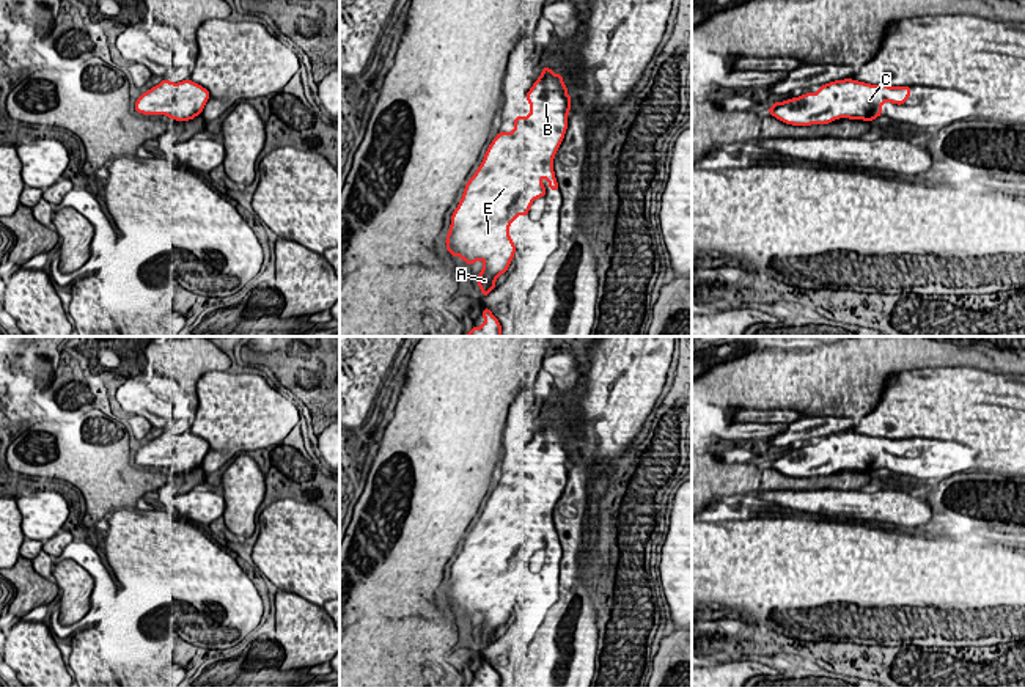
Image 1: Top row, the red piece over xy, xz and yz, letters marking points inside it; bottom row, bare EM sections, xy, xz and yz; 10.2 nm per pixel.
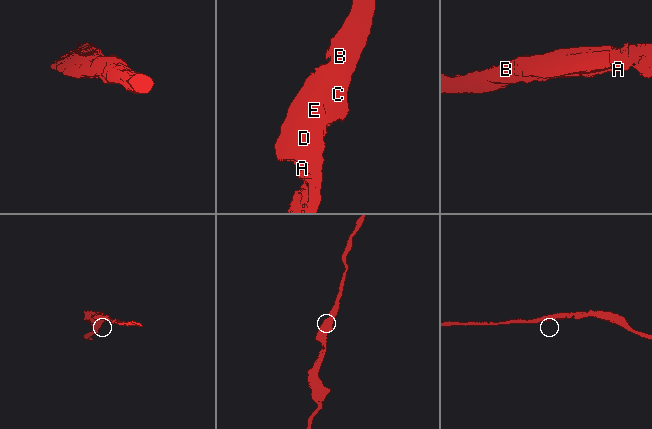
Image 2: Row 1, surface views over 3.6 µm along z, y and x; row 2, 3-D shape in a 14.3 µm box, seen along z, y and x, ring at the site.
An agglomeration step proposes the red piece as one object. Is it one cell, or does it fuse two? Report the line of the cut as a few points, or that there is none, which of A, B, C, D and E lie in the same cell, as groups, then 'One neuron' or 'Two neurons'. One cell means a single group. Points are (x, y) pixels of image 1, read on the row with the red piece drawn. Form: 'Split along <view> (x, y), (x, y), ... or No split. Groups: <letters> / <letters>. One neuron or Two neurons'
No split. Groups: A B C D E. One neuron

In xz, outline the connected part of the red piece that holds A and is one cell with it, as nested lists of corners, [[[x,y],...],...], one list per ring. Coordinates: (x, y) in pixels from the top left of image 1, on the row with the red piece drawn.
[[[547,66],[527,93],[530,102],[528,116],[514,118],[512,132],[498,132],[489,145],[486,156],[468,179],[464,195],[451,215],[451,226],[445,239],[446,250],[454,258],[462,258],[468,266],[481,259],[481,269],[476,283],[486,297],[495,289],[495,280],[508,270],[516,253],[516,244],[509,237],[509,225],[517,215],[528,215],[530,206],[536,198],[546,197],[542,176],[549,181],[550,190],[558,190],[553,173],[553,157],[564,138],[568,129],[568,113],[572,97],[566,94],[569,86],[563,82],[563,74],[555,74]]]

